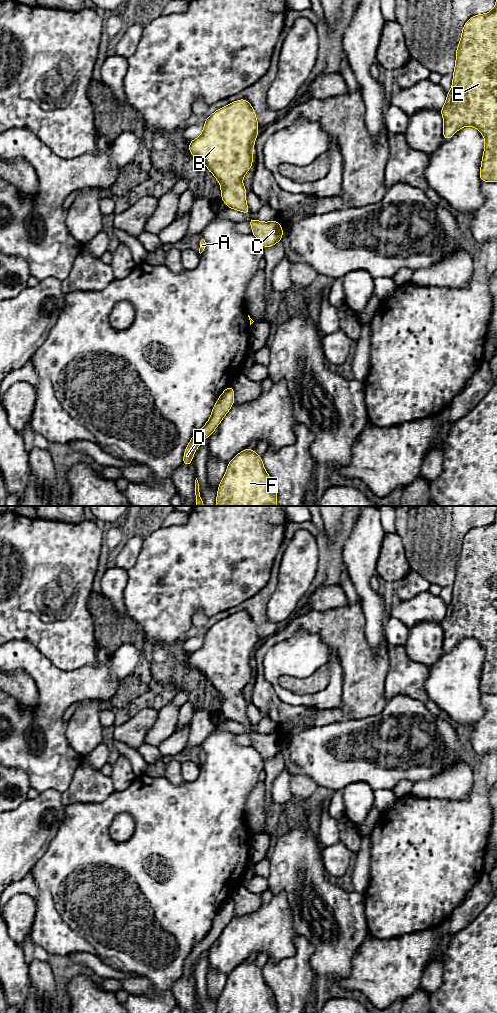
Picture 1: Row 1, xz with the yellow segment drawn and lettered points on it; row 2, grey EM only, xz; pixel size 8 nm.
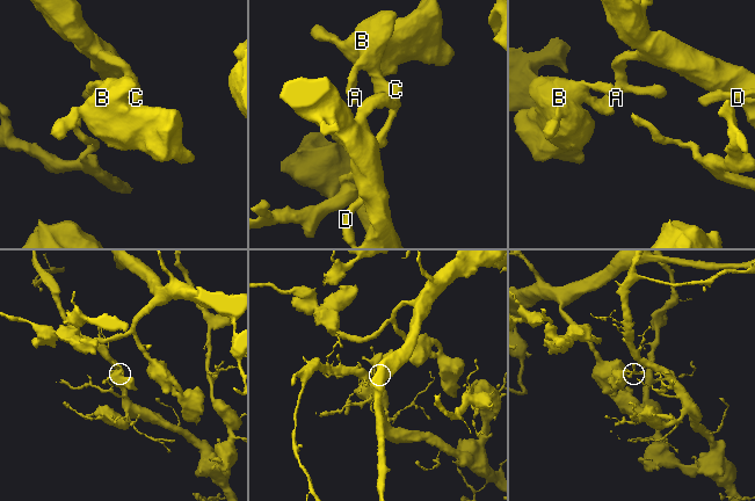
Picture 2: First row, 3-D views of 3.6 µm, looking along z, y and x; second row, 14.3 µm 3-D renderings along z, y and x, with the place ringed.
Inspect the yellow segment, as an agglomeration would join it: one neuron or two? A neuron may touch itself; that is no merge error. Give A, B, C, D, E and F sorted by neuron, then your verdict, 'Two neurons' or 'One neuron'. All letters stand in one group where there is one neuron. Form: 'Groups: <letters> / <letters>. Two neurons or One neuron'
Groups: A B C D E F. One neuron

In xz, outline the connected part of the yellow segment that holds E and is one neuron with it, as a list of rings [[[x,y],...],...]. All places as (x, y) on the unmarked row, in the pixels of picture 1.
[[[497,512],[492,523],[475,527],[464,536],[456,562],[452,599],[440,622],[444,633],[444,652],[467,638],[477,640],[485,650],[479,686],[482,694],[497,694],[497,609],[494,601],[497,601]]]

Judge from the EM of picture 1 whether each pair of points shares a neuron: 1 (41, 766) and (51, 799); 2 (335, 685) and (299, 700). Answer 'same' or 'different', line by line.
1: different
2: same

